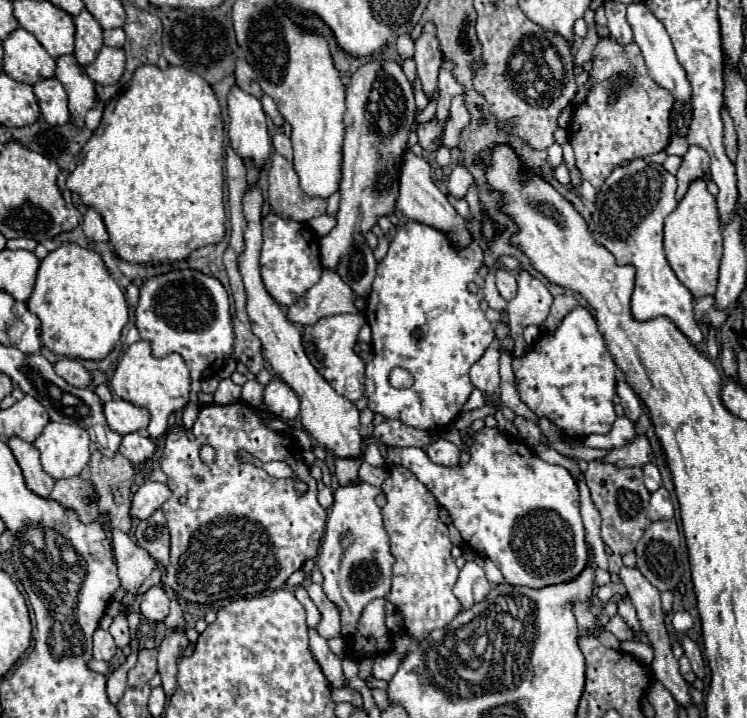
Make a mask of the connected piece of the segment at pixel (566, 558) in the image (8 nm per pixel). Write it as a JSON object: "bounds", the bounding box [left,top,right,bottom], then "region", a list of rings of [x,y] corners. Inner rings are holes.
{"bounds":[388,428,588,588],"region":[[[482,428],[480,432],[474,434],[472,438],[472,444],[470,444],[470,460],[464,464],[464,466],[442,466],[442,464],[434,464],[426,452],[422,448],[388,448],[388,462],[392,464],[400,464],[400,466],[406,466],[408,470],[412,470],[416,474],[416,478],[434,494],[434,498],[438,500],[438,504],[442,504],[450,518],[452,518],[452,524],[458,528],[458,532],[462,534],[464,542],[482,558],[490,558],[502,572],[504,580],[508,584],[516,584],[516,586],[528,586],[528,588],[542,588],[542,586],[550,586],[550,584],[560,584],[560,582],[566,582],[566,580],[572,580],[574,576],[578,576],[586,562],[588,562],[588,546],[586,546],[586,538],[584,538],[584,526],[582,526],[582,518],[580,518],[580,508],[578,508],[578,486],[572,478],[572,474],[564,468],[564,466],[556,466],[556,464],[548,464],[544,460],[540,460],[524,442],[520,440],[510,440],[508,436],[504,436],[498,428]]]}

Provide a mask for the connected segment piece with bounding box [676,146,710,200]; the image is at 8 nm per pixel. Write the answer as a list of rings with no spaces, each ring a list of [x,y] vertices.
[[[690,146],[688,152],[684,154],[684,160],[682,160],[682,166],[678,168],[676,172],[676,180],[678,180],[678,190],[676,190],[676,200],[680,200],[686,190],[688,190],[688,184],[696,178],[702,178],[702,174],[708,170],[710,166],[710,156],[704,148],[698,148],[698,146]]]

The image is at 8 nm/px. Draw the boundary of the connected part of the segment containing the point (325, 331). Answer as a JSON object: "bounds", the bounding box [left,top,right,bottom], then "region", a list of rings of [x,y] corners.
{"bounds":[302,314,366,402],"region":[[[336,314],[336,316],[320,318],[316,324],[302,326],[302,344],[308,360],[330,382],[330,386],[338,394],[346,396],[352,402],[356,402],[364,394],[364,362],[354,352],[358,330],[364,322],[366,322],[364,316]]]}

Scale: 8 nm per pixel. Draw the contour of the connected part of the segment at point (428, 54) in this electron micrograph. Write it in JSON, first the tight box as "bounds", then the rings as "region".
{"bounds":[414,24,442,96],"region":[[[424,24],[422,34],[416,40],[414,60],[418,66],[418,76],[422,80],[424,92],[426,96],[430,96],[436,90],[438,68],[442,62],[442,52],[438,52],[438,40],[434,40],[434,28],[430,28],[430,24]]]}

